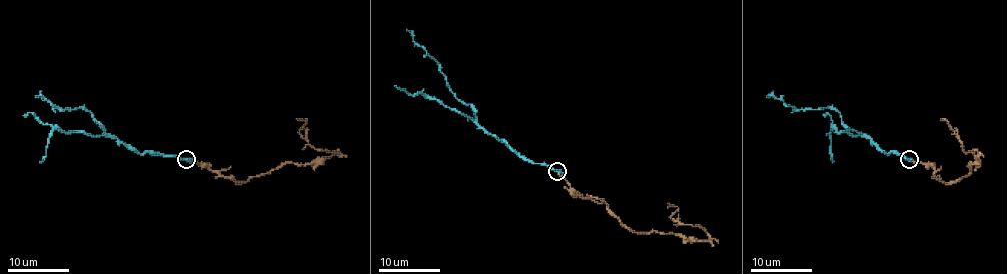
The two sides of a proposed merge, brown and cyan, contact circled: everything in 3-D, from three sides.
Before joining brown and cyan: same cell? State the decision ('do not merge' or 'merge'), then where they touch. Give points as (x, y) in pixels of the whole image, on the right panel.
do not merge | (909, 159)

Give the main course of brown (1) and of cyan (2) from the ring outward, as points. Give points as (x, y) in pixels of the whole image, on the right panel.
1: (909, 160), (933, 169), (942, 182), (956, 182), (970, 173), (977, 152), (965, 152), (941, 118)
2: (909, 160), (895, 152), (886, 154), (872, 140), (848, 128), (834, 109), (794, 109), (779, 99), (767, 97)

